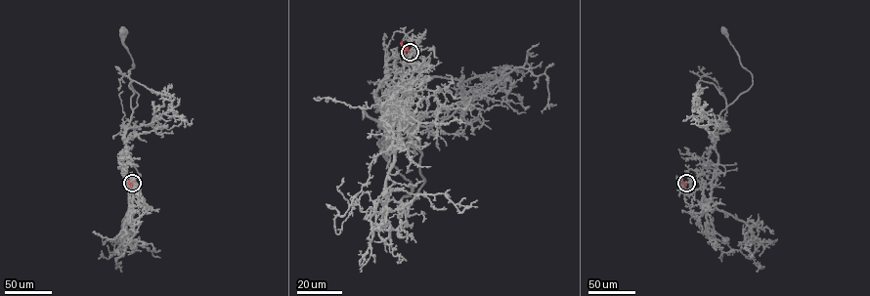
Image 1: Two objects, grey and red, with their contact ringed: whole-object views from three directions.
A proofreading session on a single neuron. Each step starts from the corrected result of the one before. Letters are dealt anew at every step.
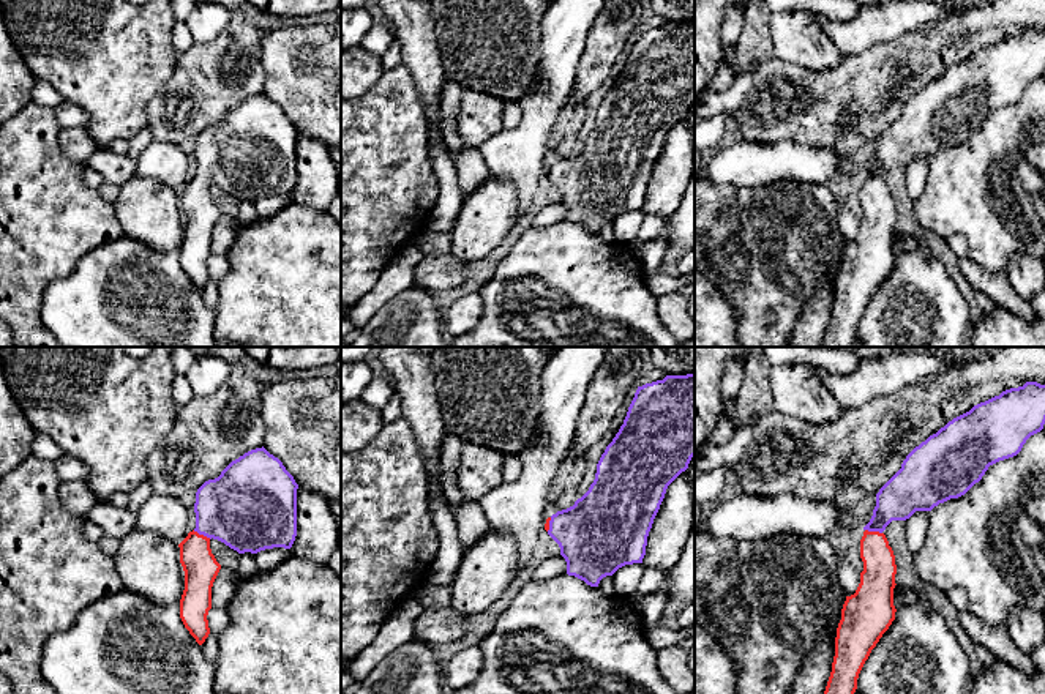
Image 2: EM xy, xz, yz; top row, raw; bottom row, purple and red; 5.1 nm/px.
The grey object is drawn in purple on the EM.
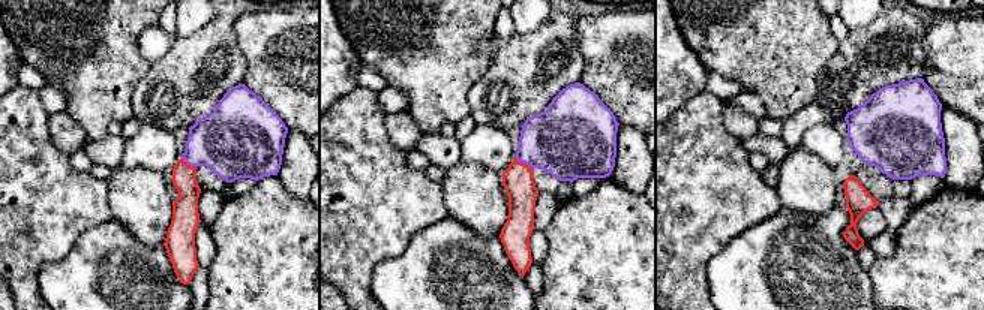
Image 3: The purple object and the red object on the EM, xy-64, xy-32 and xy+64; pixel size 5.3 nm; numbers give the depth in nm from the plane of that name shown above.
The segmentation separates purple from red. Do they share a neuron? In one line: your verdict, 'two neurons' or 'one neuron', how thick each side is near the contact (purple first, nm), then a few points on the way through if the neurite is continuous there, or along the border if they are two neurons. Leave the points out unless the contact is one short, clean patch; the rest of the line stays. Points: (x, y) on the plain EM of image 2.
one neuron; calibres 400 and 180 nm; way xy (243, 155), (224, 158), (202, 180), (201, 215)

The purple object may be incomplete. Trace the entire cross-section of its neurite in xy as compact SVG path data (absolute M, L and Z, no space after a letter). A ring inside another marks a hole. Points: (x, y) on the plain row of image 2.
M264 93L251 96L232 107L218 125L205 128L196 139L196 175L178 191L180 210L185 218L185 237L180 246L180 265L189 281L199 292L210 281L208 257L212 256L212 233L221 216L210 196L210 186L218 186L237 197L238 200L257 200L265 196L284 194L290 196L297 183L297 136L294 123L286 117L283 109L270 101Z

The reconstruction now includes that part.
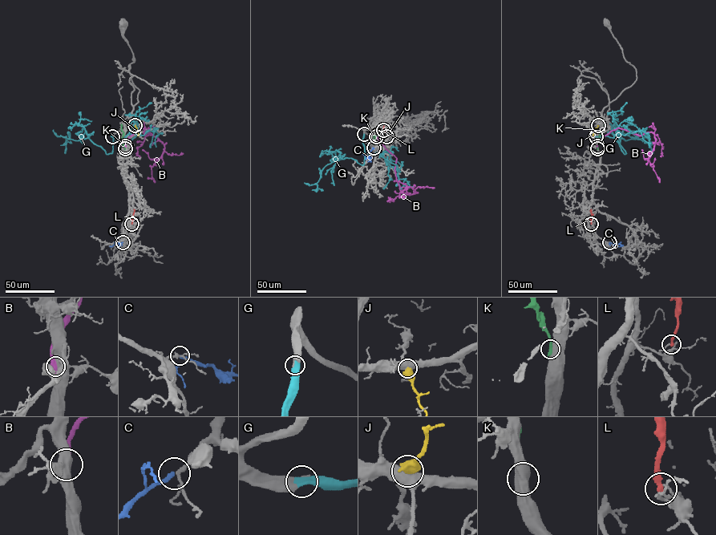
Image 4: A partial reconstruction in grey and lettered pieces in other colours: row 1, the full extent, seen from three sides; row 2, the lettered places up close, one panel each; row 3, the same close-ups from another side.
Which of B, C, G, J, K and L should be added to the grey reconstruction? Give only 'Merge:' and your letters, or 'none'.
Merge: C, G

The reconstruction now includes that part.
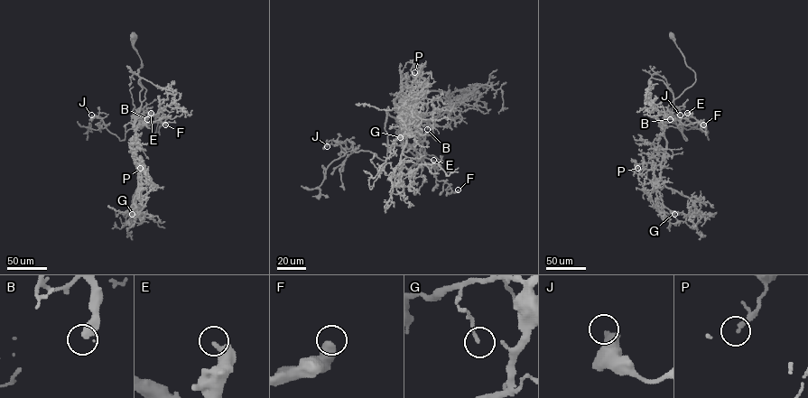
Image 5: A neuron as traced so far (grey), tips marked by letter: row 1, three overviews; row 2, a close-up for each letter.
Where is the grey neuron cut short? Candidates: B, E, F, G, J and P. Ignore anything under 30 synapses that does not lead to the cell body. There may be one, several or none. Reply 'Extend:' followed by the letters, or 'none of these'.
Extend: B

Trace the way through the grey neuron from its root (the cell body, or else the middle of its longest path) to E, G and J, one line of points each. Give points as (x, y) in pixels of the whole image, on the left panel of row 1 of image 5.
E: (134, 35), (141, 61), (138, 77), (146, 91), (134, 124), (125, 124), (125, 131), (151, 113)
G: (134, 35), (134, 48), (141, 61), (138, 77), (146, 91), (134, 124), (132, 154), (138, 187), (132, 214)
J: (134, 35), (146, 90), (134, 124), (124, 126), (120, 141), (91, 115)

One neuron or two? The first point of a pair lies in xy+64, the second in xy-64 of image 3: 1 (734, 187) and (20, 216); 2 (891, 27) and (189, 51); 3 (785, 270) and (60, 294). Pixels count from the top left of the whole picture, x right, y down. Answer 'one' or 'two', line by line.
1: one
2: one
3: one

